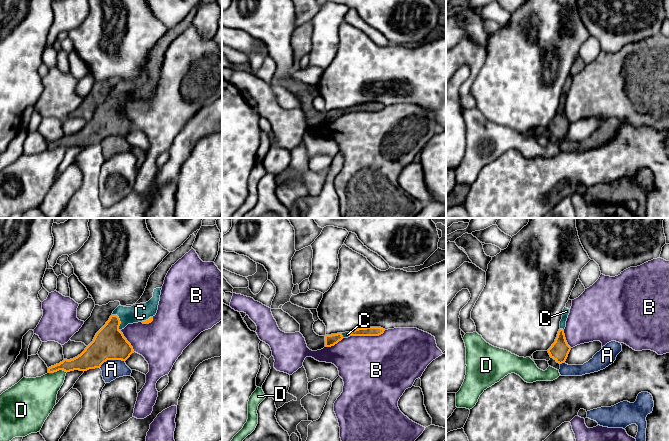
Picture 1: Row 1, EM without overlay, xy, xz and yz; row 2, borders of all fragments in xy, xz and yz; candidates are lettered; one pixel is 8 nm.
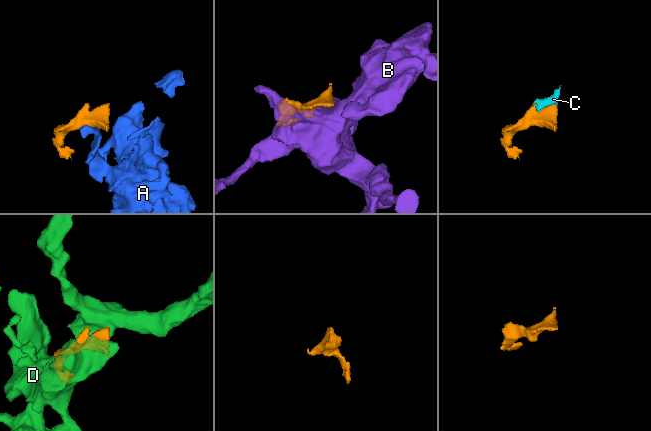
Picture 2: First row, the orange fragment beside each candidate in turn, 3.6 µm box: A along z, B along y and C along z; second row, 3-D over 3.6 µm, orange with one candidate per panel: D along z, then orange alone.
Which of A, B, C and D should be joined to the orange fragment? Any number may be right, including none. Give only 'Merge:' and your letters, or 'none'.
Merge: C

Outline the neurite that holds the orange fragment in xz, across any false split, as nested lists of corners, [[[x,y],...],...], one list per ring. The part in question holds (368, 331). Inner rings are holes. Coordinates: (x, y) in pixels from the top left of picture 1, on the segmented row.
[[[366,327],[366,328],[358,328],[345,333],[325,335],[325,346],[326,347],[334,346],[343,338],[348,338],[350,336],[379,336],[383,334],[384,331],[385,329],[381,327]]]

